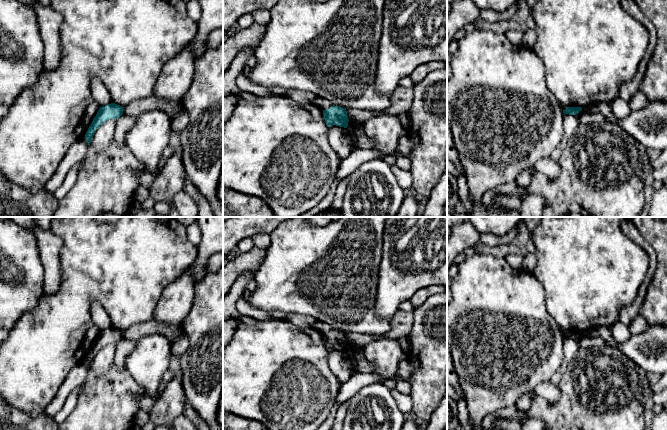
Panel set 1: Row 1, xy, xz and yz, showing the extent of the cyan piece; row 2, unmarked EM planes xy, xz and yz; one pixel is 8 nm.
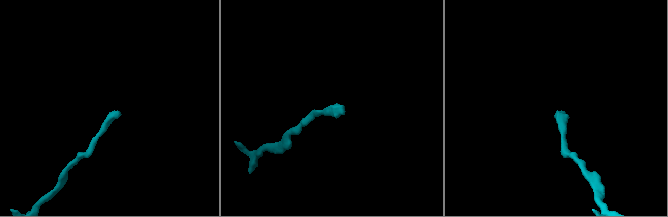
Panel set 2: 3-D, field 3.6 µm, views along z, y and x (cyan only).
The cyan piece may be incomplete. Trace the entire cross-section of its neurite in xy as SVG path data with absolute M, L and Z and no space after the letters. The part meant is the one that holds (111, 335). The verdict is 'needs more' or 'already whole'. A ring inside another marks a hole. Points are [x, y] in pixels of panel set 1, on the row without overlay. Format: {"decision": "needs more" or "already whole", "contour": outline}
{"decision": "already whole", "contour": "M111 327L99 332L96 340L94 341L91 349L89 350L85 362L90 370L92 361L95 355L106 345L110 343L118 343L123 338L123 331L115 327Z"}

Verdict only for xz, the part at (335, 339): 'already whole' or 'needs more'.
already whole

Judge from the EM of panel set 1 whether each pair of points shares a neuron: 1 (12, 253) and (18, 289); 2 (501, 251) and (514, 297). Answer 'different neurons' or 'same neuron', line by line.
1: same neuron
2: different neurons

